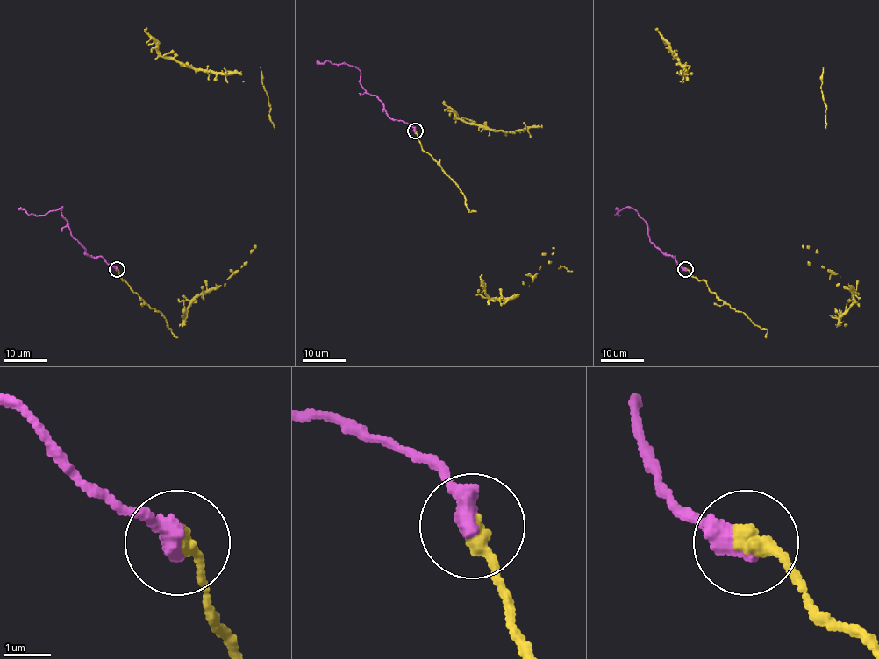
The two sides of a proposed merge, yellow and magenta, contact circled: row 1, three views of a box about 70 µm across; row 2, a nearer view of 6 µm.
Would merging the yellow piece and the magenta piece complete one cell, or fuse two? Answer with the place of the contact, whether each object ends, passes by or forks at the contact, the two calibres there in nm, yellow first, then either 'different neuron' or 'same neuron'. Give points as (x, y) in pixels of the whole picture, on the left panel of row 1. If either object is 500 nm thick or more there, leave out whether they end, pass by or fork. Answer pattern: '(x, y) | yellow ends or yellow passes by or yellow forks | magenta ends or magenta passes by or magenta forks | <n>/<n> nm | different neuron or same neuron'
(117, 269) | yellow ends | magenta ends | 340/480 nm | same neuron

